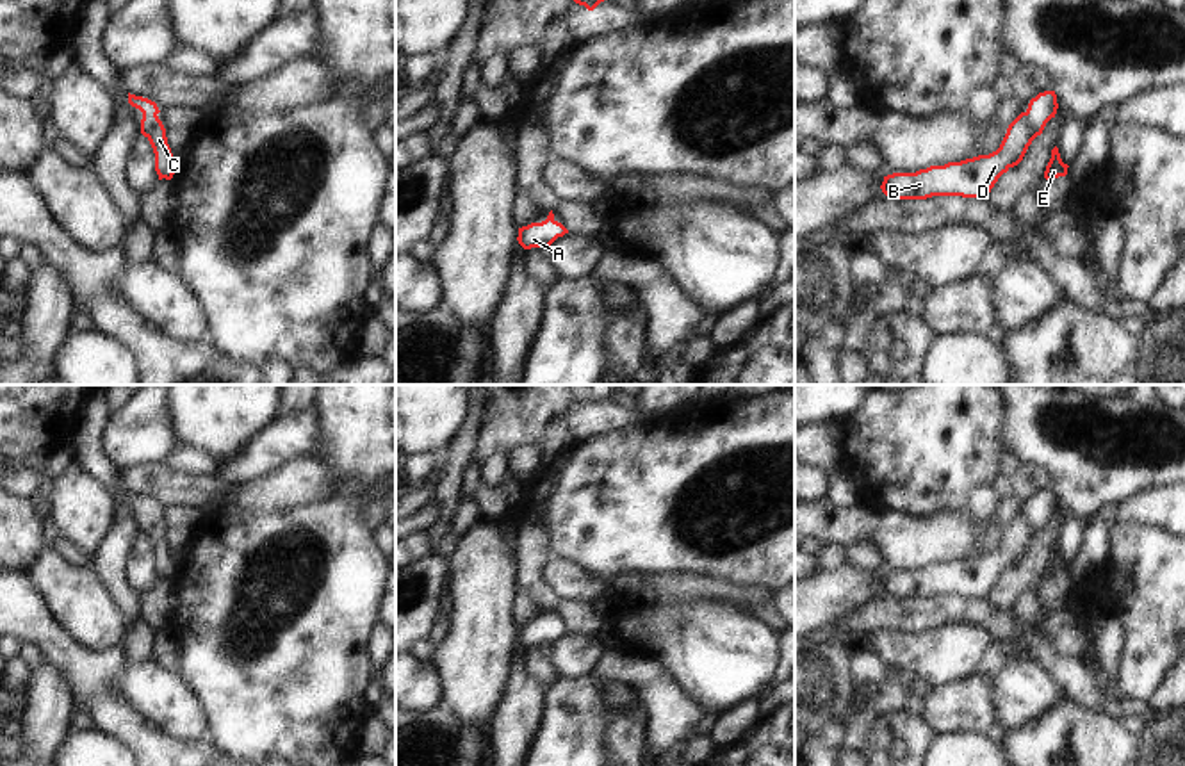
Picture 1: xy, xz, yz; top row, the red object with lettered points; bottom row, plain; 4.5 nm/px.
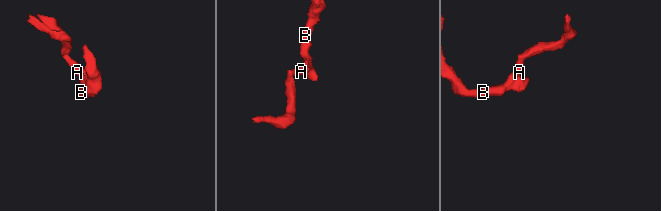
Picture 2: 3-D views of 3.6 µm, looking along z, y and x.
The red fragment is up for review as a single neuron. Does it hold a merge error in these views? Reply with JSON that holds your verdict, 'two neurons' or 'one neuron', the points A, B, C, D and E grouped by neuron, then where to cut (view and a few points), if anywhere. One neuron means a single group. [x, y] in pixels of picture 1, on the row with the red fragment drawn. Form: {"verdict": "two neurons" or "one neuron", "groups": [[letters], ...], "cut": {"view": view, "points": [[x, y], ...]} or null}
{"verdict": "one neuron", "groups": [["A", "B", "C", "D", "E"]], "cut": null}

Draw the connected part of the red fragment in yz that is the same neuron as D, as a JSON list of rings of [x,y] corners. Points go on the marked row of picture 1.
[[[1055,91],[1039,93],[1007,128],[1000,148],[916,173],[893,173],[880,185],[889,200],[927,200],[932,196],[987,198],[998,178],[1017,166],[1032,141],[1042,134],[1058,109]]]

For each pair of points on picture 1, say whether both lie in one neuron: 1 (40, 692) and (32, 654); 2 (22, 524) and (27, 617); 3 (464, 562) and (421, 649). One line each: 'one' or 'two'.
1: two
2: two
3: two

